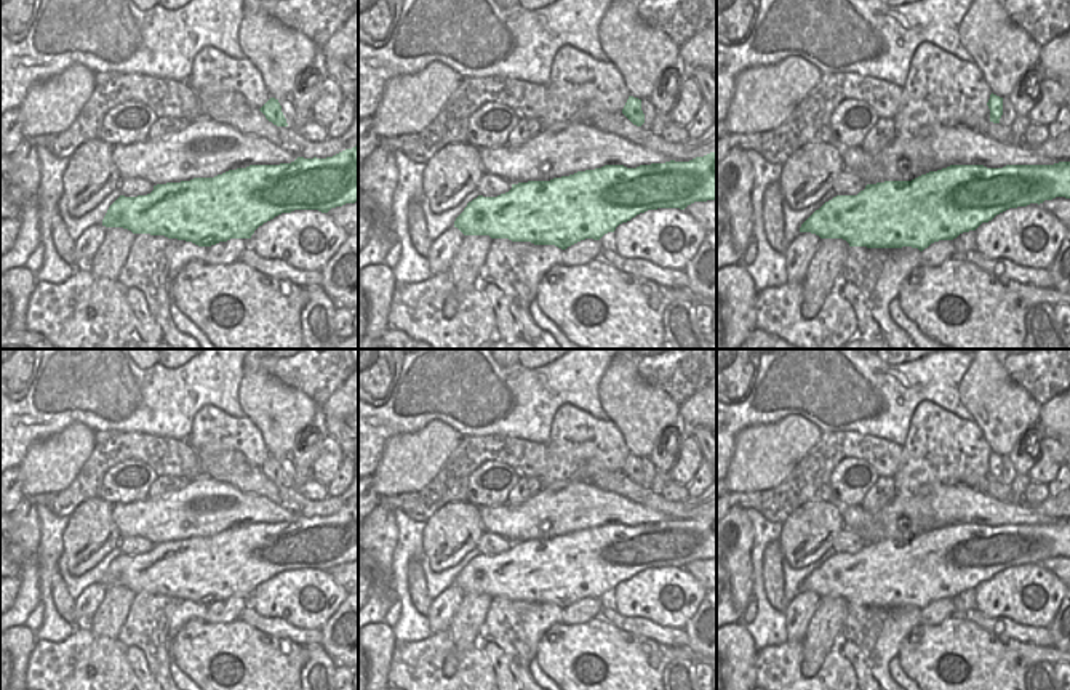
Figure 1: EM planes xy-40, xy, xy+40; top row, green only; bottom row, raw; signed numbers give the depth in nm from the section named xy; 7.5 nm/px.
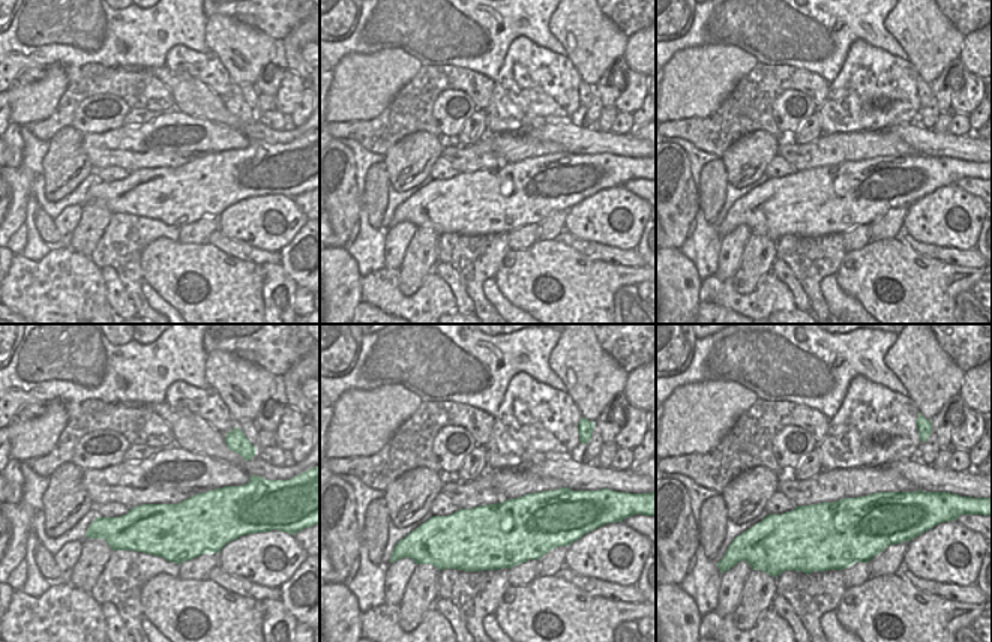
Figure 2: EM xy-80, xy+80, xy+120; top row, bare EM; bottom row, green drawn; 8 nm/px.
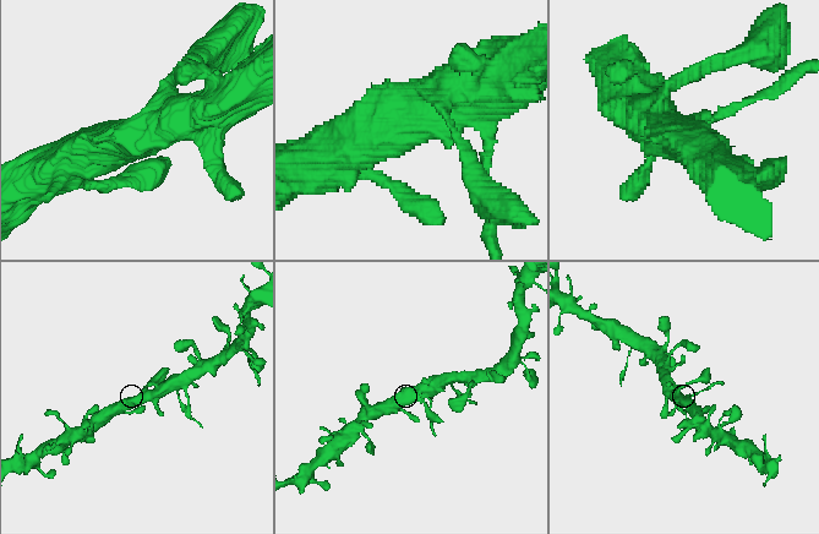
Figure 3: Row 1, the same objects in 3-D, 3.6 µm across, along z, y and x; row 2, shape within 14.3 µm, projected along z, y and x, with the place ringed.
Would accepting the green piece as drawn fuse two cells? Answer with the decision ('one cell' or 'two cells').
one cell

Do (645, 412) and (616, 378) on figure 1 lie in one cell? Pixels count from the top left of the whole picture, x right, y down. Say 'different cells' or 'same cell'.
same cell

